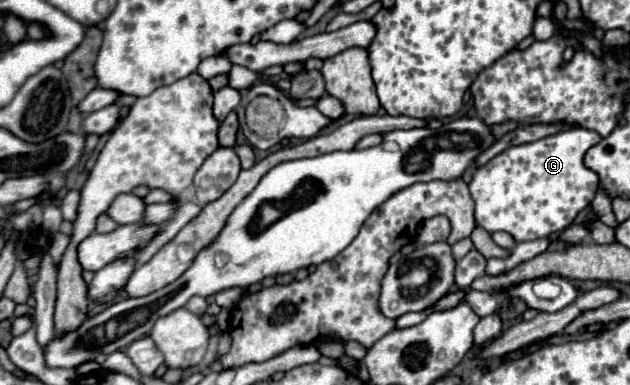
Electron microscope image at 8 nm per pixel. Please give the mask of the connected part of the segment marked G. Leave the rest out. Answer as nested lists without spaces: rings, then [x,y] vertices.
[[[583,127],[559,131],[557,135],[509,147],[483,167],[477,167],[469,189],[475,199],[477,225],[489,233],[505,231],[517,243],[549,237],[573,223],[591,205],[599,177],[585,165],[585,153],[601,141],[599,133]]]

